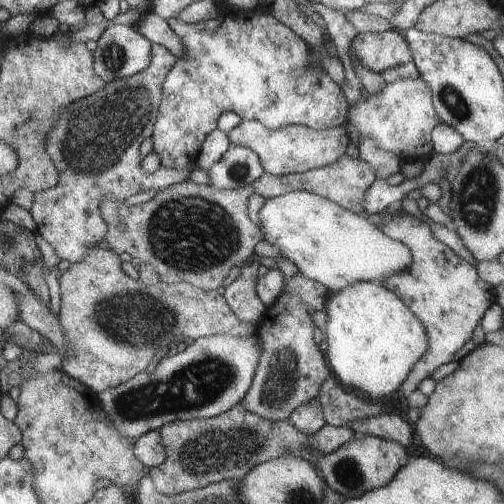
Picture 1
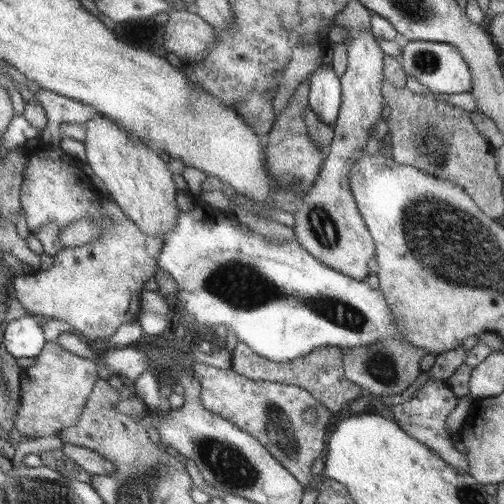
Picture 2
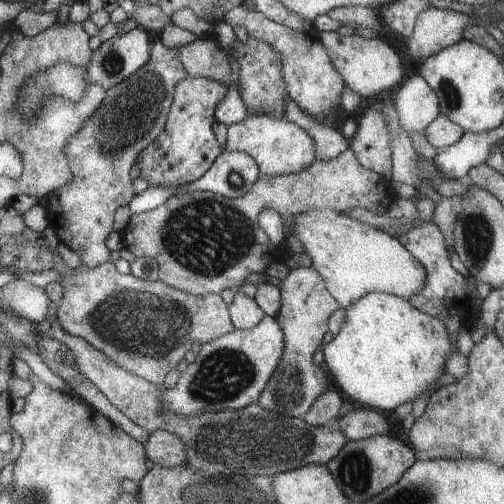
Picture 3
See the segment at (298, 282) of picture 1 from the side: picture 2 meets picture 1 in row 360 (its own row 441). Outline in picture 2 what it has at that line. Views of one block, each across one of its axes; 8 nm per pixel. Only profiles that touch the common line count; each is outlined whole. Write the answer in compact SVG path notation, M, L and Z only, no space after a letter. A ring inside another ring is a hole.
M193 364L191 374L201 386L197 398L207 410L227 418L231 424L249 432L291 476L295 476L303 484L303 488L309 486L309 482L313 480L309 468L313 460L319 458L323 452L323 436L333 414L331 410L321 406L309 392L301 390L299 386L283 386L277 382L253 382L233 372L231 368L221 370L215 366ZM311 408L317 410L317 420L315 424L305 424L303 410Z

